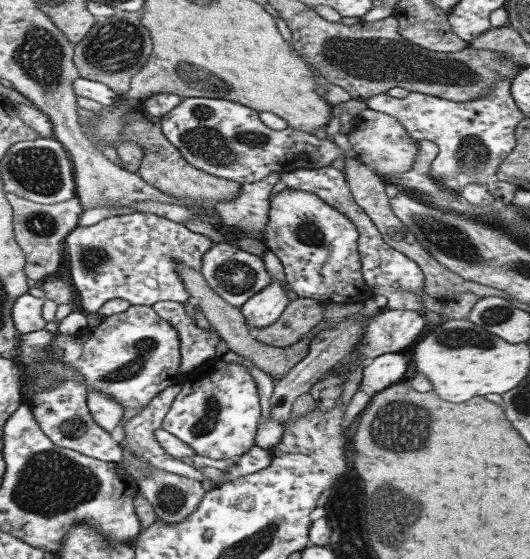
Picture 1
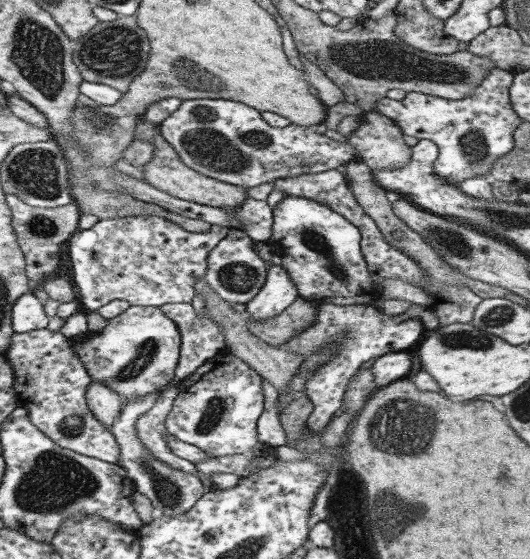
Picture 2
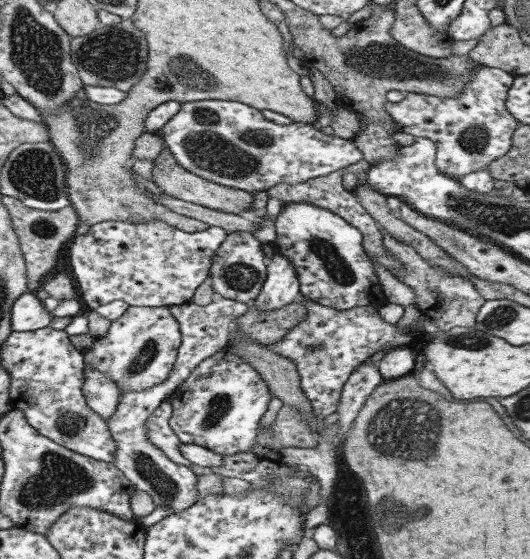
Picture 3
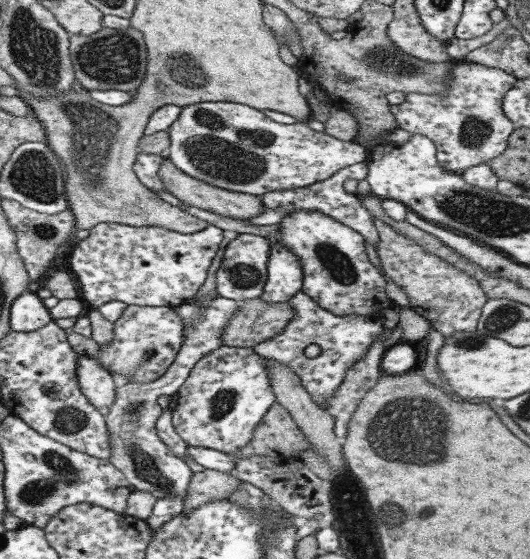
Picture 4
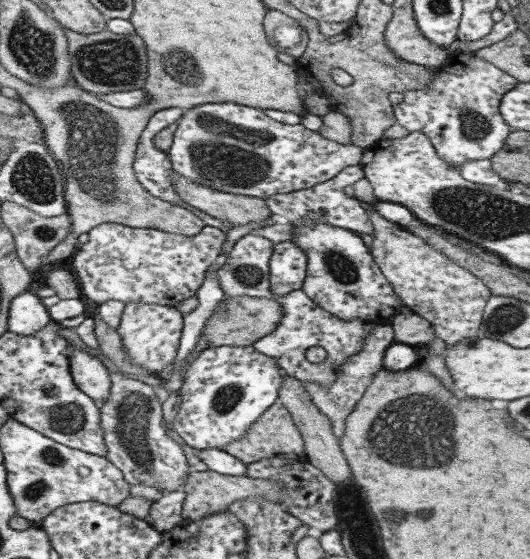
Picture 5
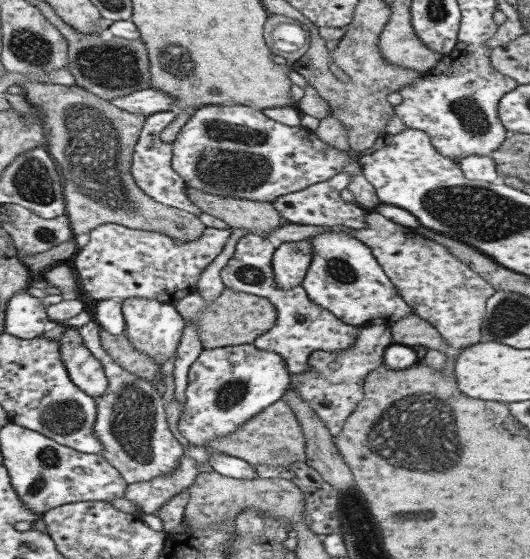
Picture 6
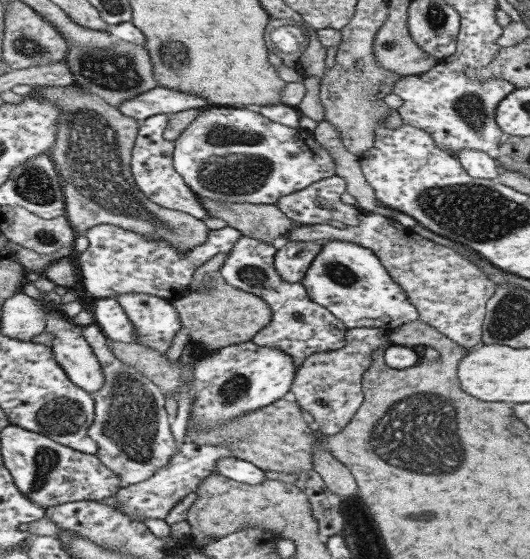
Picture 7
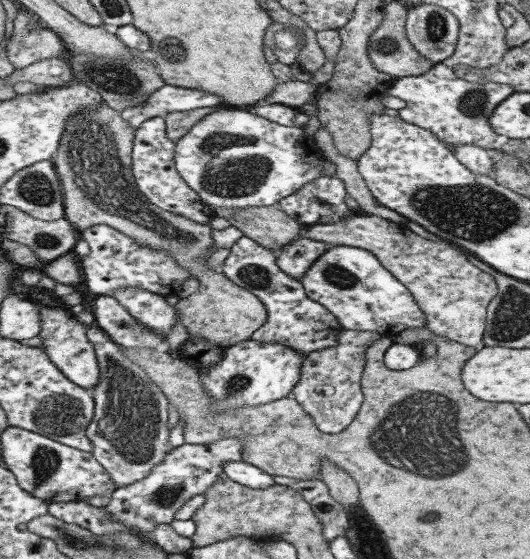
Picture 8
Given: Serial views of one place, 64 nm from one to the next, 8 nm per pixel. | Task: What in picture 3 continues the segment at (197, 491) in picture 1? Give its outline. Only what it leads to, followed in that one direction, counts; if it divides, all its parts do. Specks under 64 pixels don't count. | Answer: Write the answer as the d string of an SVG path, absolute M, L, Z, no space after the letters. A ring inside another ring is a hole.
M215 297L207 306L198 306L190 302L175 305L169 310L180 324L181 345L167 380L148 390L123 392L112 418L106 421L116 442L114 466L124 473L124 476L135 486L136 491L148 493L153 498L155 506L166 505L174 514L190 508L196 502L198 478L190 467L170 460L162 449L148 439L146 420L154 410L157 410L166 396L174 396L175 391L190 377L190 373L202 360L214 355L229 343L229 329L241 315L246 313L247 302Z

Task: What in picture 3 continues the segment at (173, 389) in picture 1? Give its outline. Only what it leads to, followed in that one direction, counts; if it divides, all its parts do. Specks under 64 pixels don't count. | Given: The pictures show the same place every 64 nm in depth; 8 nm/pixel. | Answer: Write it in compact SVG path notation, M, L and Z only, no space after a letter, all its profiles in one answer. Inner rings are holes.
M166 396L157 410L154 410L150 414L150 418L146 420L146 429L148 429L148 439L156 445L156 447L162 449L162 452L166 453L166 456L170 457L170 460L180 464L186 465L186 467L192 468L191 462L182 455L178 446L180 446L180 439L178 435L170 427L170 416L172 416L173 408L172 402L174 396Z

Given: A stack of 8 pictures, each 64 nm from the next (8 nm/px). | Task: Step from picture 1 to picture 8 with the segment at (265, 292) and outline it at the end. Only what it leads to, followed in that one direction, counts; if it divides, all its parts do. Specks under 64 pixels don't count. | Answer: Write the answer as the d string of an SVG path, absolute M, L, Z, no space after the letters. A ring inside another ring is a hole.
M301 237L282 248L276 262L285 274L300 281L329 248L327 243Z

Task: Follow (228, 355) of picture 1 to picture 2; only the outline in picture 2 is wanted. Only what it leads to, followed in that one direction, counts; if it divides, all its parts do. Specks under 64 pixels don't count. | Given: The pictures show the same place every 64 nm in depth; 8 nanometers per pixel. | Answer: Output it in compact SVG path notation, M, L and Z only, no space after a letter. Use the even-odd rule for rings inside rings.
M263 379L264 408L257 422L257 442L268 446L282 446L286 443L286 432L278 414L278 392Z

